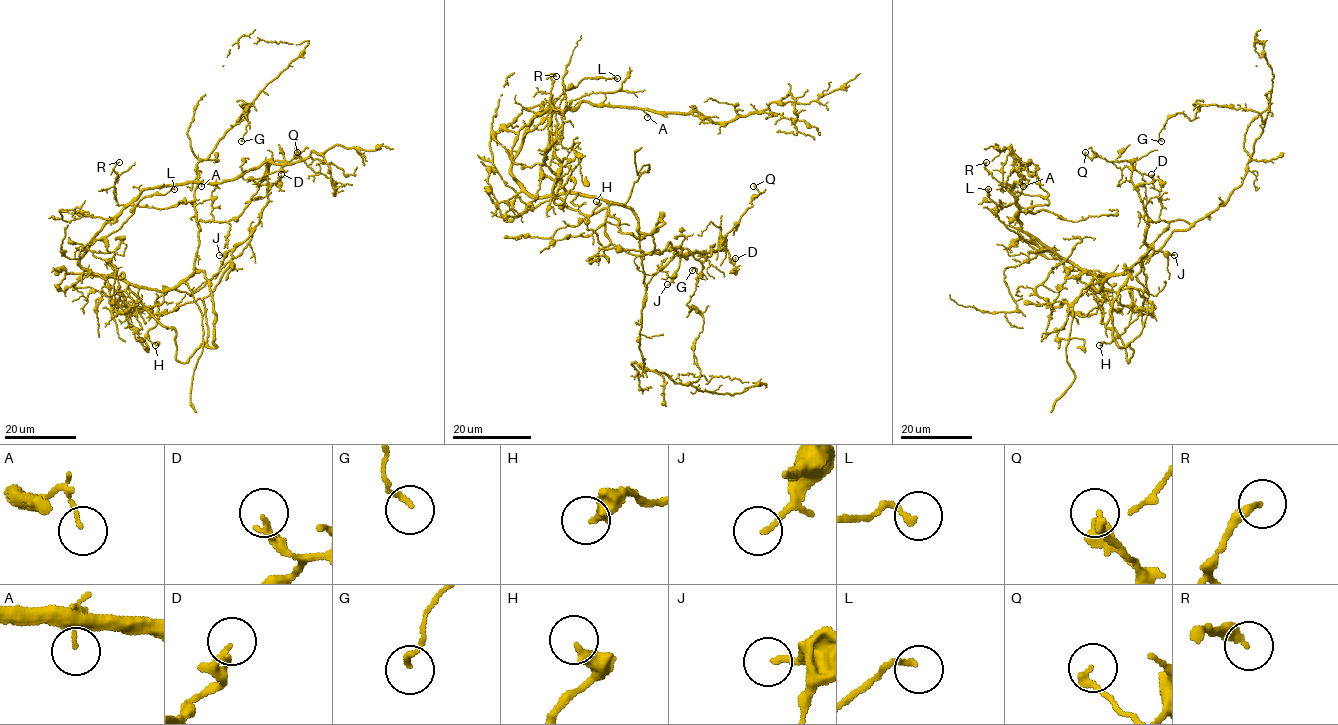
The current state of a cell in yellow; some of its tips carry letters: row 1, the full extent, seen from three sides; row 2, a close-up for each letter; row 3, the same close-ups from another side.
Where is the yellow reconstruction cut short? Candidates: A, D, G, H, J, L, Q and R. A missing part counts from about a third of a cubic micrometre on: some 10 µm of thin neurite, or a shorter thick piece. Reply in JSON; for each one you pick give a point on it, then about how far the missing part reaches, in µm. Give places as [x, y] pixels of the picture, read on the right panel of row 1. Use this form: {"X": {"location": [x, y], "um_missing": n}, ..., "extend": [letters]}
{"extend": []}

